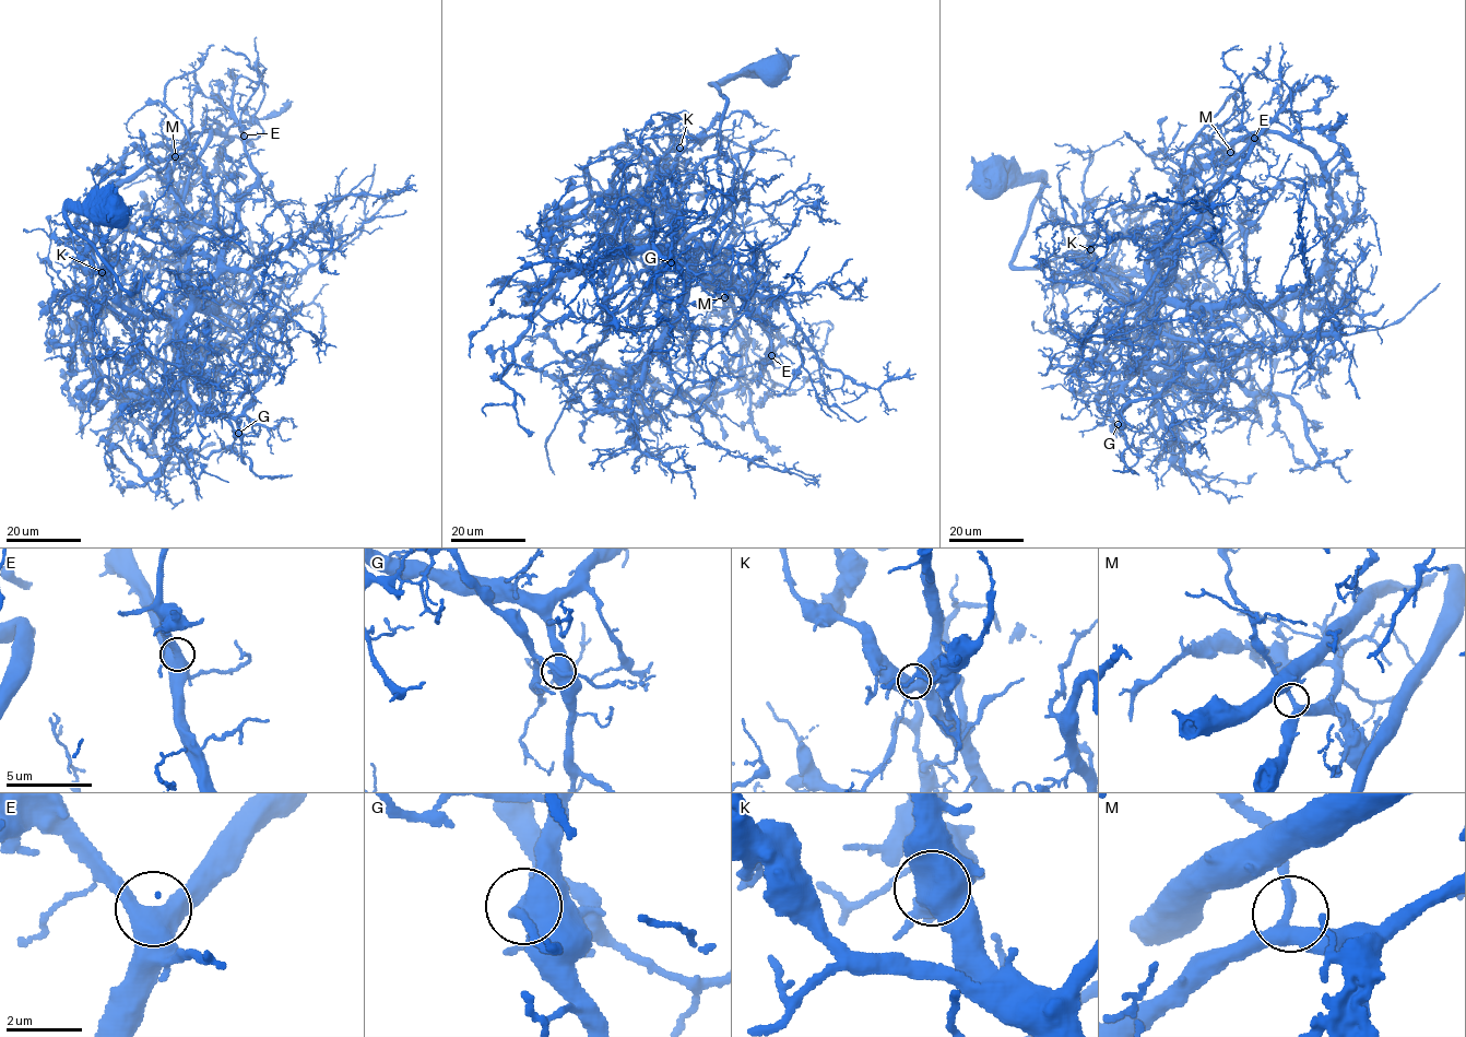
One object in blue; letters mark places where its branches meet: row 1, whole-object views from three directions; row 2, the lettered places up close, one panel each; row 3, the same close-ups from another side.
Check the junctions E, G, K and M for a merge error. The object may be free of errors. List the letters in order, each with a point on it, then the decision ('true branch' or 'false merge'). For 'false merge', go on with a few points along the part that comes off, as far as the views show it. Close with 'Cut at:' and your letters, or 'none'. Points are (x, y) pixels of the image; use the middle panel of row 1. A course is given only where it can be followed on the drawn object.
E: at (771, 355); true branch
G: at (671, 262); false merge; foreign part runs (671, 262), (676, 234), (655, 279), (610, 315), (622, 239), (654, 173), (668, 167), (612, 156)
K: at (680, 148); true branch
M: at (724, 297); true branch
Cut at: G

